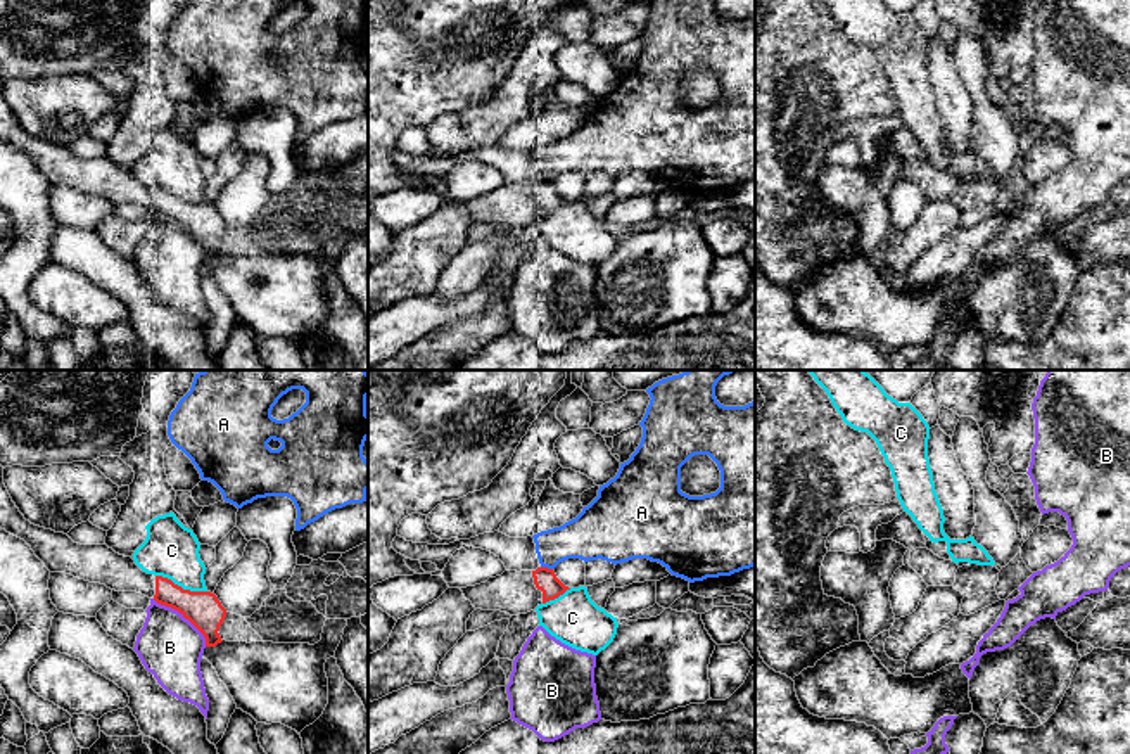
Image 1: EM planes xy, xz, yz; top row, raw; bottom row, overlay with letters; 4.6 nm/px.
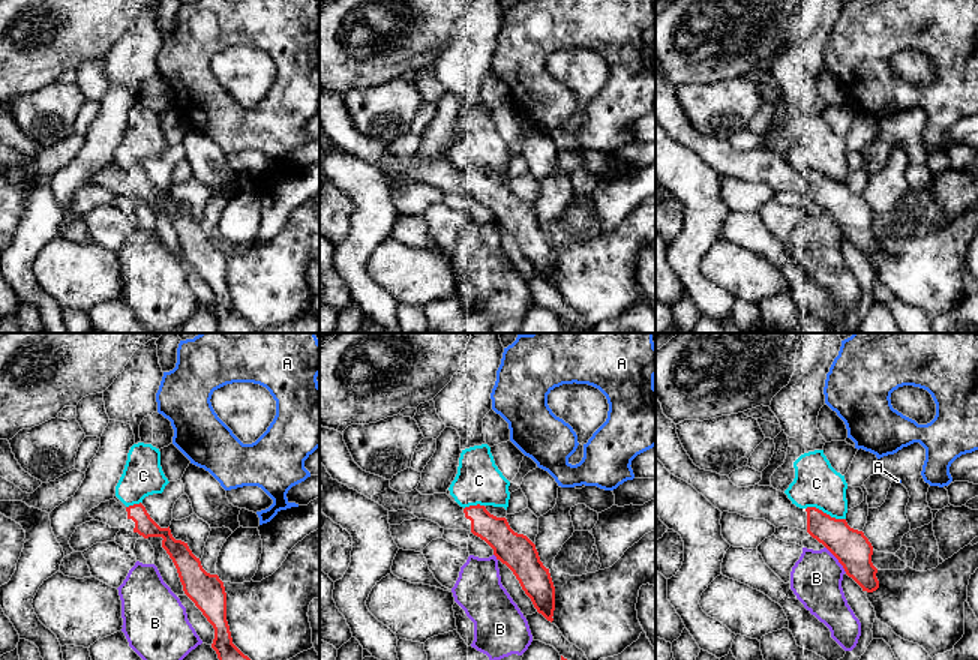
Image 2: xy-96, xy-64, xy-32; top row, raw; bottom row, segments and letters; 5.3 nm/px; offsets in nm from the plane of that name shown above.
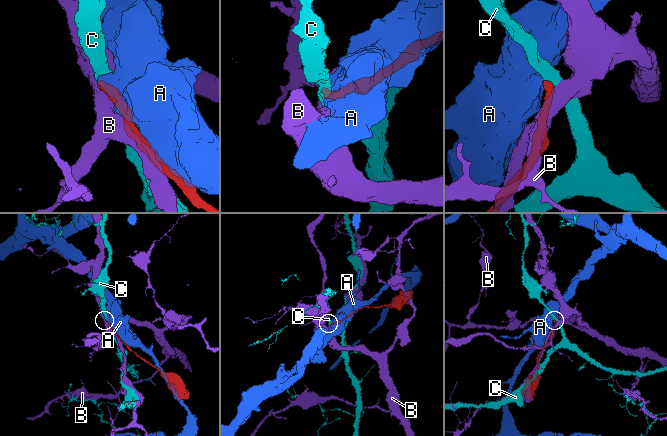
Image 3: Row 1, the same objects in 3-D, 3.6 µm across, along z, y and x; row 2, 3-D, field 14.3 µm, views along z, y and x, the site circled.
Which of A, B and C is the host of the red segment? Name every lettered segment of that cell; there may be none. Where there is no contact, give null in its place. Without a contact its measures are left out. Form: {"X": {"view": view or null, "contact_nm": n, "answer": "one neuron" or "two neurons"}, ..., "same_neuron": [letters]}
{"A": {"view": "xz", "contact_nm": 60, "answer": "two neurons"}, "B": {"view": "xy", "contact_nm": 340, "answer": "two neurons"}, "C": {"view": "xy", "contact_nm": 260, "answer": "two neurons"}, "same_neuron": []}

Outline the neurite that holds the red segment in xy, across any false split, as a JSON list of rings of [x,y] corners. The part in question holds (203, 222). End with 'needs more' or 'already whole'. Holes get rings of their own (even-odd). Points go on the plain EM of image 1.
[[[0,78],[0,140],[24,152],[50,185],[105,197],[116,204],[136,204],[178,223],[206,251],[206,259],[221,256],[219,239],[226,221],[211,204],[190,204],[171,192],[143,185],[131,169],[104,157],[78,157],[67,147],[31,137],[19,125],[3,97]]]; needs more

